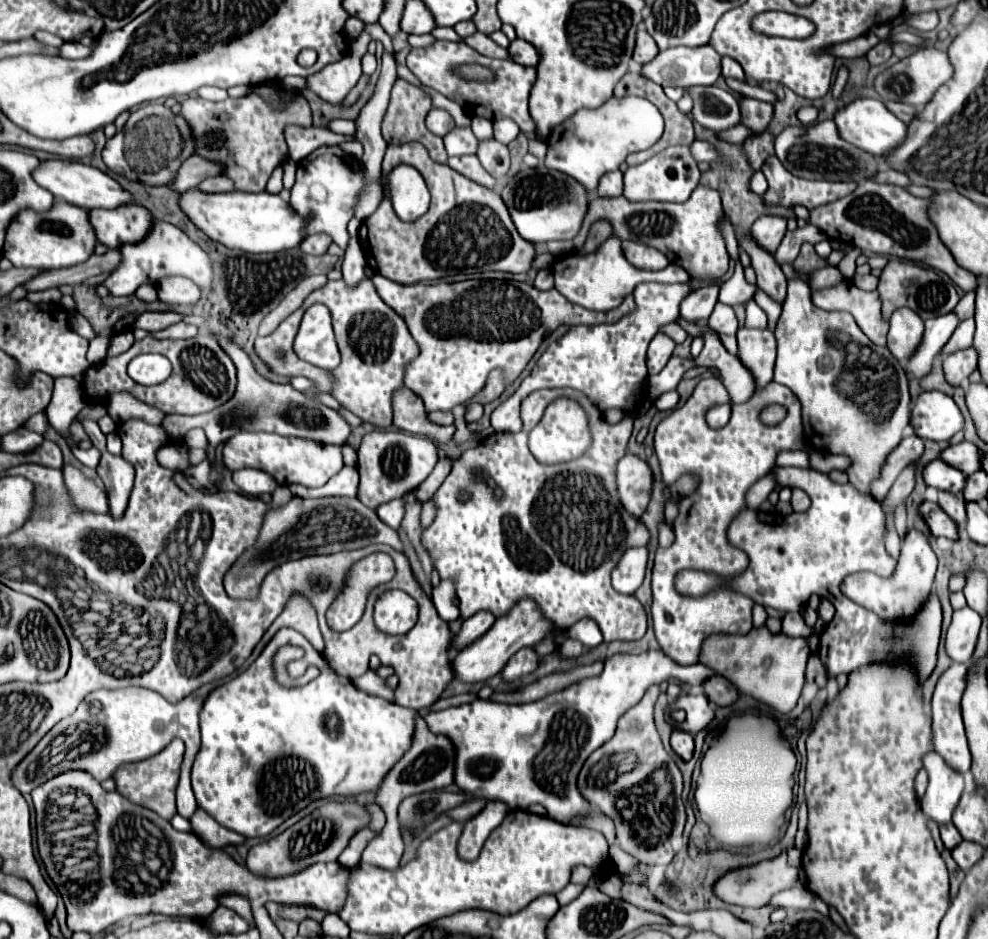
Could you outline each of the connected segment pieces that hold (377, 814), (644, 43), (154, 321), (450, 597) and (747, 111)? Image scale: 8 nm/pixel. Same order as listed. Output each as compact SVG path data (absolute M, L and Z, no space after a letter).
M367 803L367 813L371 813L371 821L369 821L367 829L381 831L383 825L385 825L385 813L375 803Z
M641 25L639 27L639 31L637 31L637 43L635 43L635 51L633 51L633 59L637 61L637 63L647 63L647 61L651 61L653 57L655 57L655 53L659 53L659 49L657 49L657 45L655 45L655 41L653 41L653 37L645 31L645 27Z
M147 311L147 313L139 315L135 327L145 329L149 333L155 333L155 331L165 329L167 325L179 323L181 319L183 319L183 315L177 313L177 311Z
M439 581L439 585L433 587L431 599L437 607L437 613L445 619L445 621L455 621L459 617L459 609L455 603L455 585L451 585L451 581Z
M741 97L739 109L741 109L741 123L747 129L751 129L751 135L761 135L773 119L773 105L771 103Z

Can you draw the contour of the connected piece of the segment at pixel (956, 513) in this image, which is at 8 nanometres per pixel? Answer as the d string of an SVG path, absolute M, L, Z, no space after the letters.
M939 491L939 507L955 521L955 525L957 525L957 529L961 531L963 527L965 527L965 523L967 523L967 515L965 515L965 503L963 501L959 501L953 493L943 493L943 491Z

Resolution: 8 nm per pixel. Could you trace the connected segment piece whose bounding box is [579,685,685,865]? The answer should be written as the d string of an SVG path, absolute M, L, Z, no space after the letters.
M651 685L643 699L619 719L613 739L591 753L579 773L579 791L583 791L583 797L605 815L613 817L617 843L645 865L669 865L675 855L671 847L673 831L679 829L679 833L683 833L685 825L681 771L665 753L653 725L657 695L659 685Z

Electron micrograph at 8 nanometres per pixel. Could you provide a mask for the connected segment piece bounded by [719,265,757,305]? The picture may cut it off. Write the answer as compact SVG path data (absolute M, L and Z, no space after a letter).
M737 265L735 267L735 273L729 281L721 283L721 289L719 289L719 301L725 303L725 305L737 305L737 303L745 303L749 301L753 295L755 295L757 287L755 285L749 285L745 281L745 275L743 275L743 267Z

